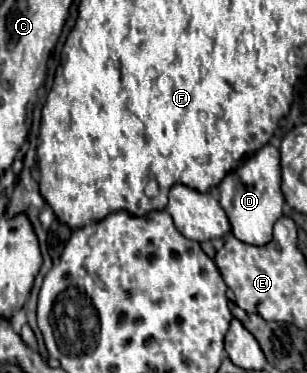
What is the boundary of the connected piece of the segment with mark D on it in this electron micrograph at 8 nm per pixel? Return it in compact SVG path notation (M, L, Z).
M266 144L260 150L246 154L242 158L240 166L230 170L222 178L222 182L218 184L218 190L220 190L220 204L222 204L224 212L228 214L234 236L238 240L246 240L248 244L266 244L266 240L270 240L270 236L272 236L274 220L278 220L278 216L282 216L282 206L284 206L284 196L280 190L280 152L278 152L278 148L274 148L272 144Z

